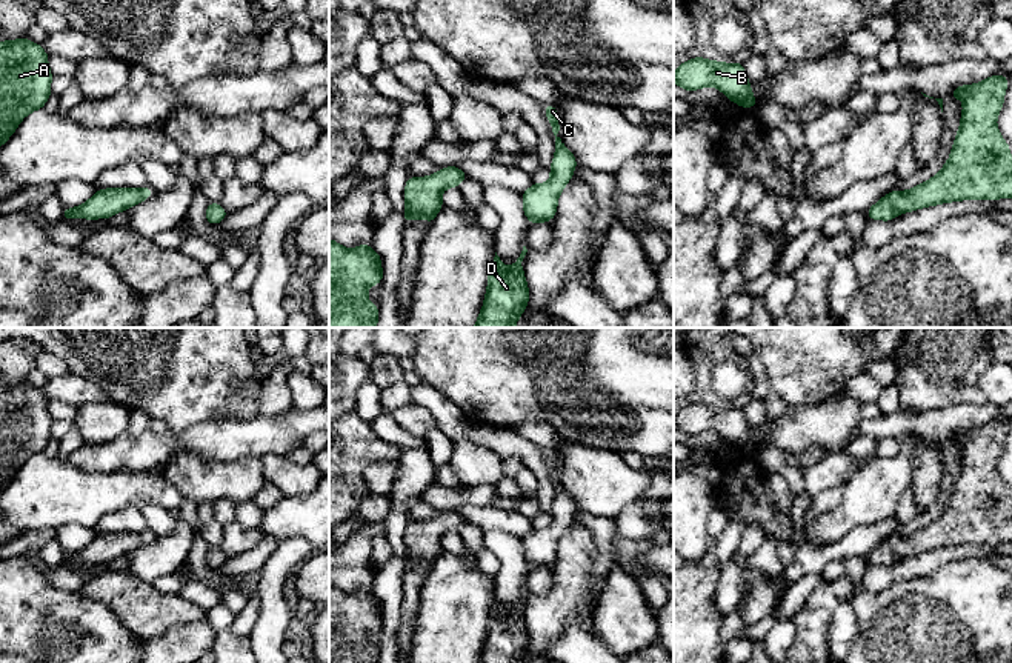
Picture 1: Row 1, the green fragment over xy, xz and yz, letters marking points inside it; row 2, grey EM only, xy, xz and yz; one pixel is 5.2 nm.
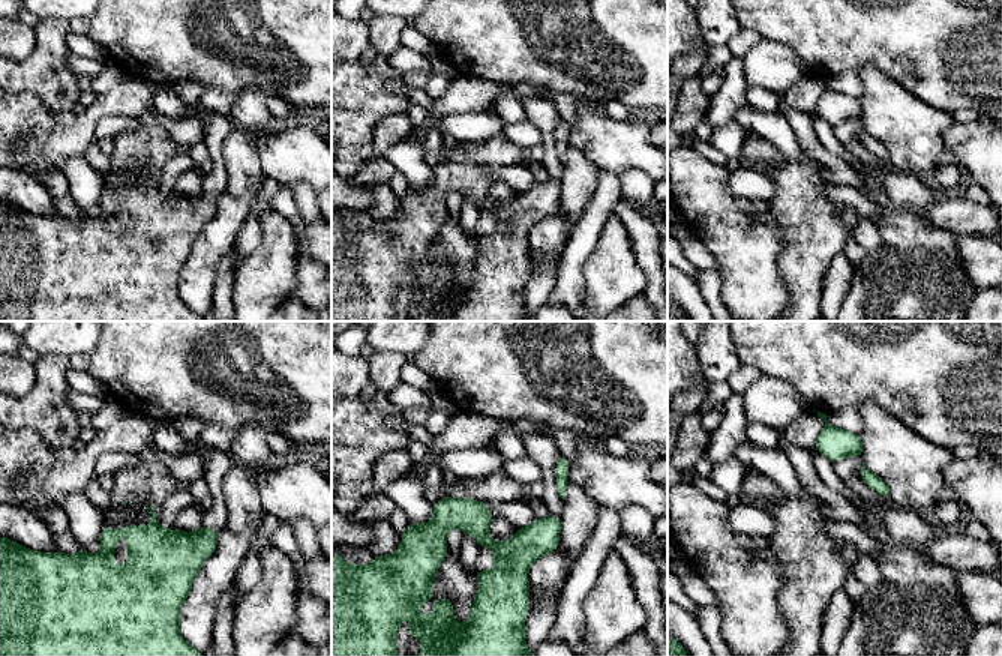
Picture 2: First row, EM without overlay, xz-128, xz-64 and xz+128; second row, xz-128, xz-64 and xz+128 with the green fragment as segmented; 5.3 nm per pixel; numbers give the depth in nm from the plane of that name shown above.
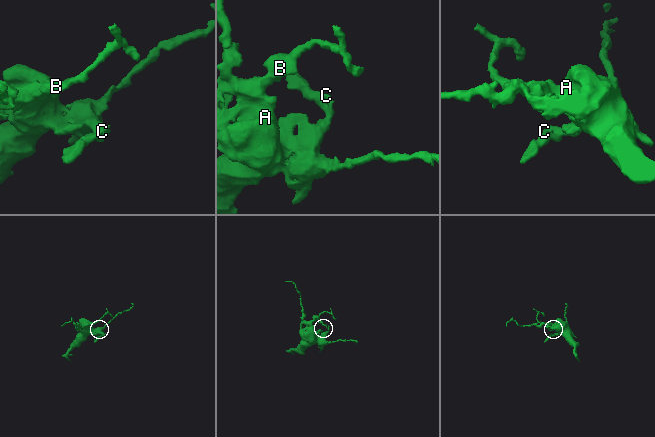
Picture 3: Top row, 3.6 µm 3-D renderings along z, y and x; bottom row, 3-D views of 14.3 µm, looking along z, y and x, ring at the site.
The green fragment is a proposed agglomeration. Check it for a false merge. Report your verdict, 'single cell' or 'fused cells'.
single cell

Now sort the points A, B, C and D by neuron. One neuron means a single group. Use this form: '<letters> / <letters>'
A B C D

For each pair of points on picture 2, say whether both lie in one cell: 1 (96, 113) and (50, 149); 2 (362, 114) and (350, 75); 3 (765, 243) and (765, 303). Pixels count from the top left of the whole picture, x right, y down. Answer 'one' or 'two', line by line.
1: one
2: one
3: one

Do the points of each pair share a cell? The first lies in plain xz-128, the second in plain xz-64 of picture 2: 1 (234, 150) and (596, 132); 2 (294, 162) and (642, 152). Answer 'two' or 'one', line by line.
1: two
2: one

